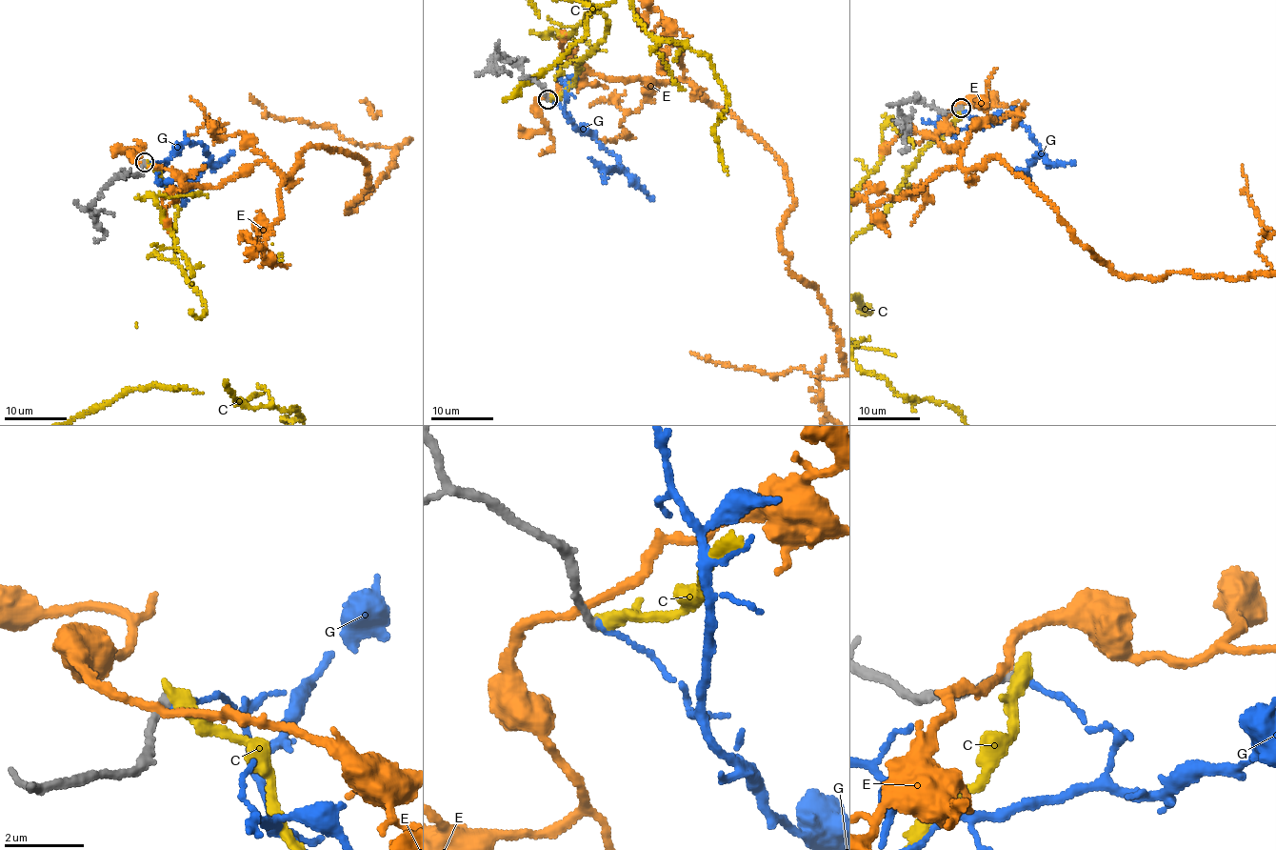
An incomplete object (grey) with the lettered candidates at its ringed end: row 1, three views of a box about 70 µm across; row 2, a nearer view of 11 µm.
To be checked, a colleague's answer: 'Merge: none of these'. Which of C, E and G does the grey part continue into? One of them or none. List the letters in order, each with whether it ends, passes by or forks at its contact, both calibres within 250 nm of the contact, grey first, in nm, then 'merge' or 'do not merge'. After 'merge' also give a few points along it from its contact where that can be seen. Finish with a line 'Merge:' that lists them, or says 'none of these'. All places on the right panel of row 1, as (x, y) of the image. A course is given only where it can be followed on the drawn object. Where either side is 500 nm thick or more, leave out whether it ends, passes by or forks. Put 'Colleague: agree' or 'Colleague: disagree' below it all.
C: it passes by | 200/300 nm | do not merge
E: it passes by | 240/190 nm | do not merge
G: it ends | 200/120 nm | do not merge
Merge: none of these
Colleague: agree

